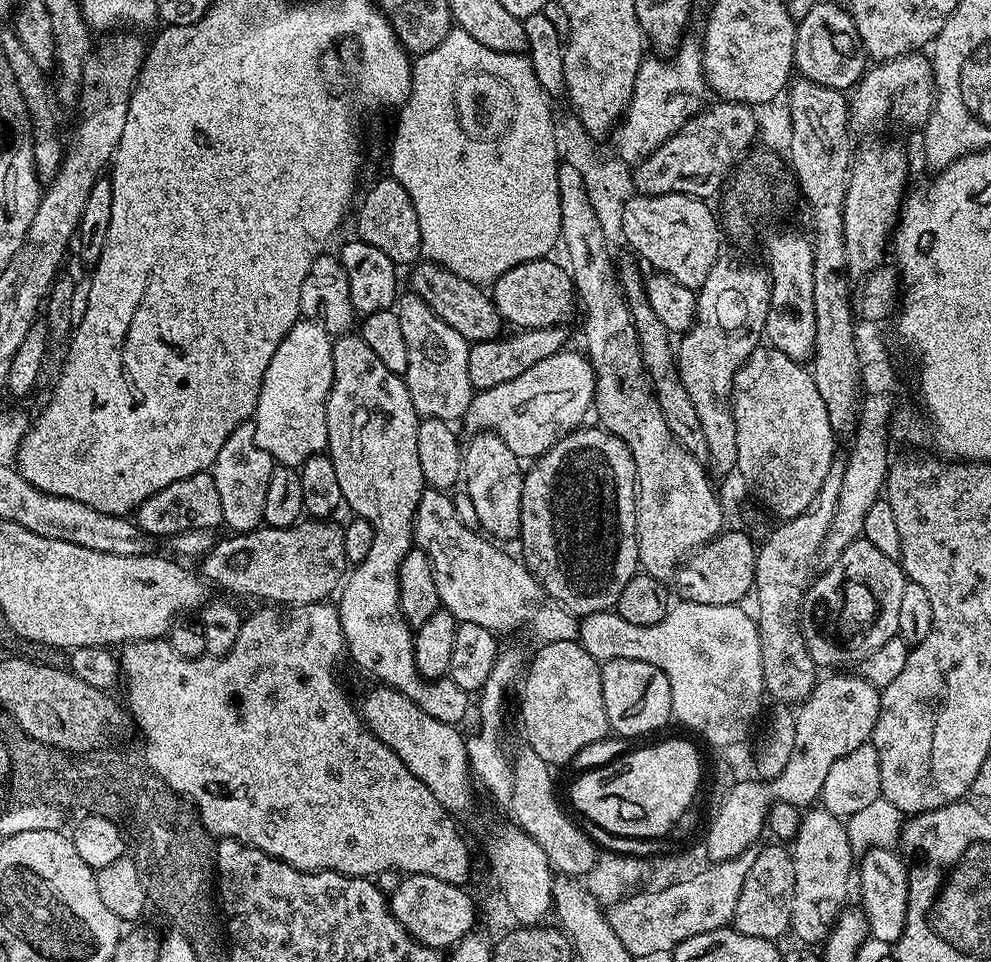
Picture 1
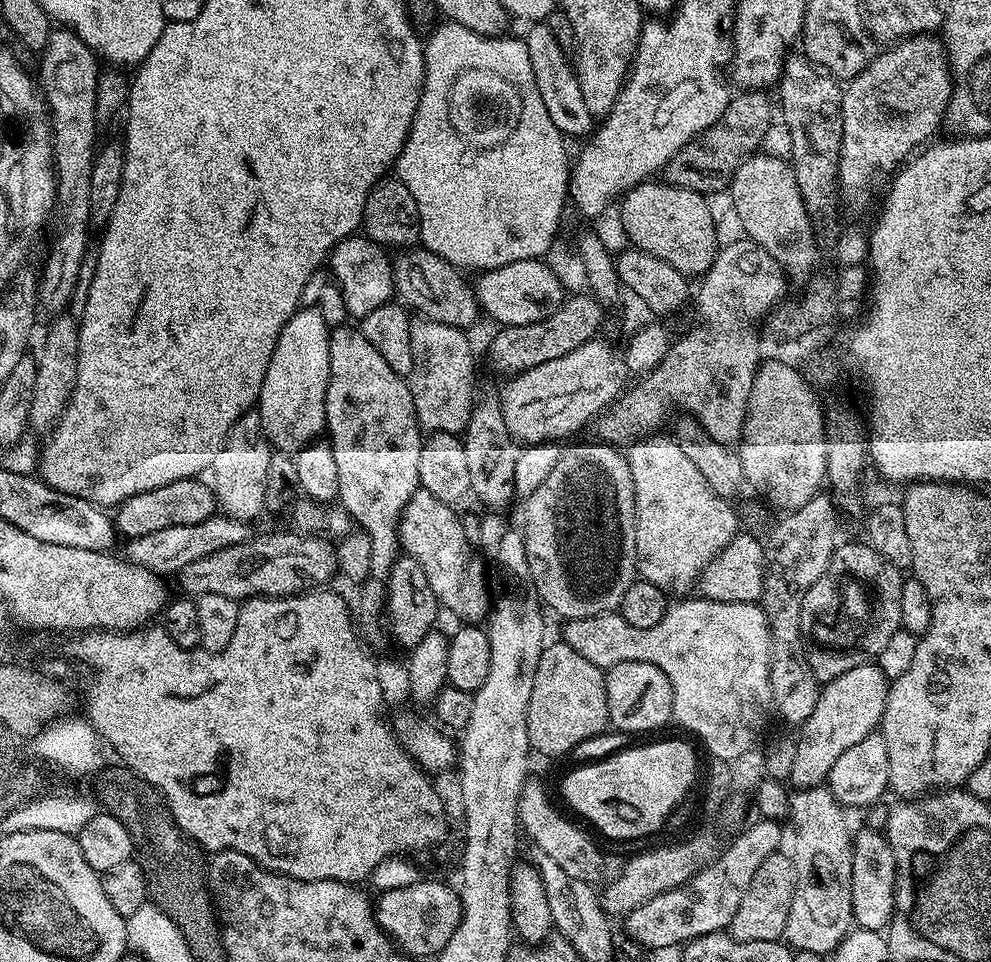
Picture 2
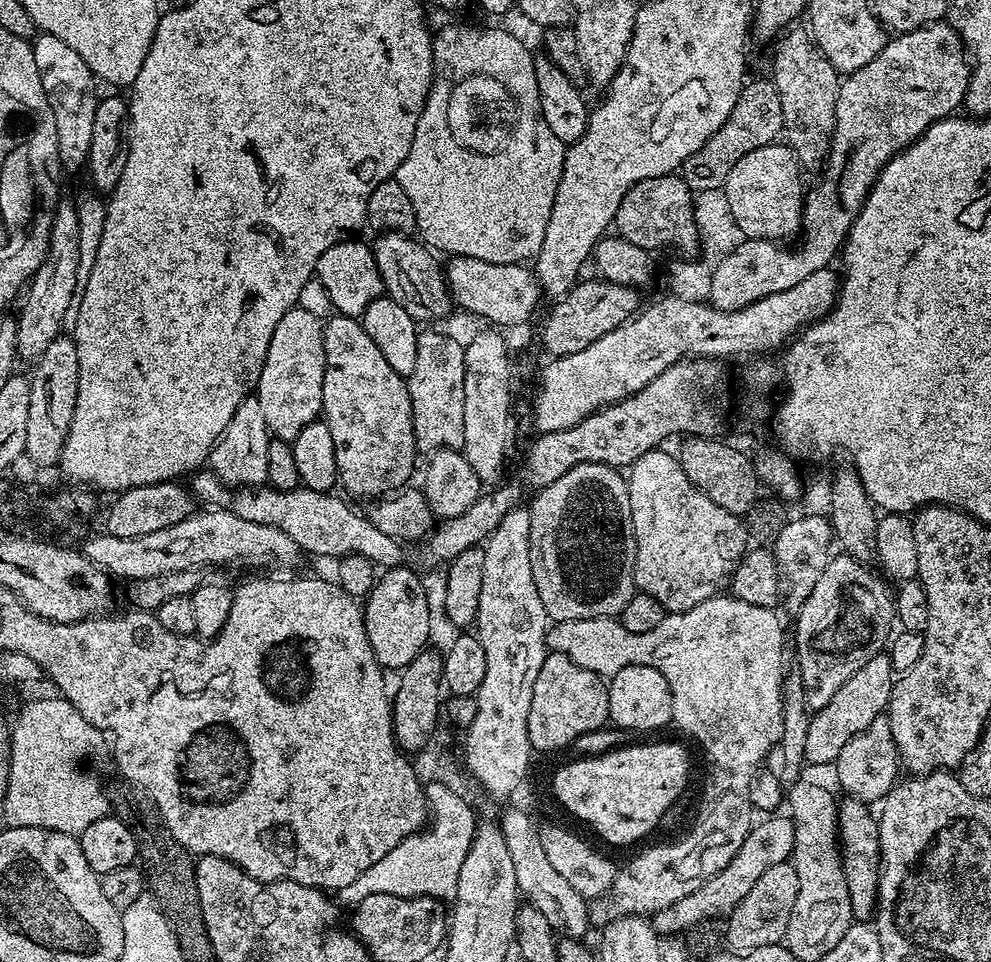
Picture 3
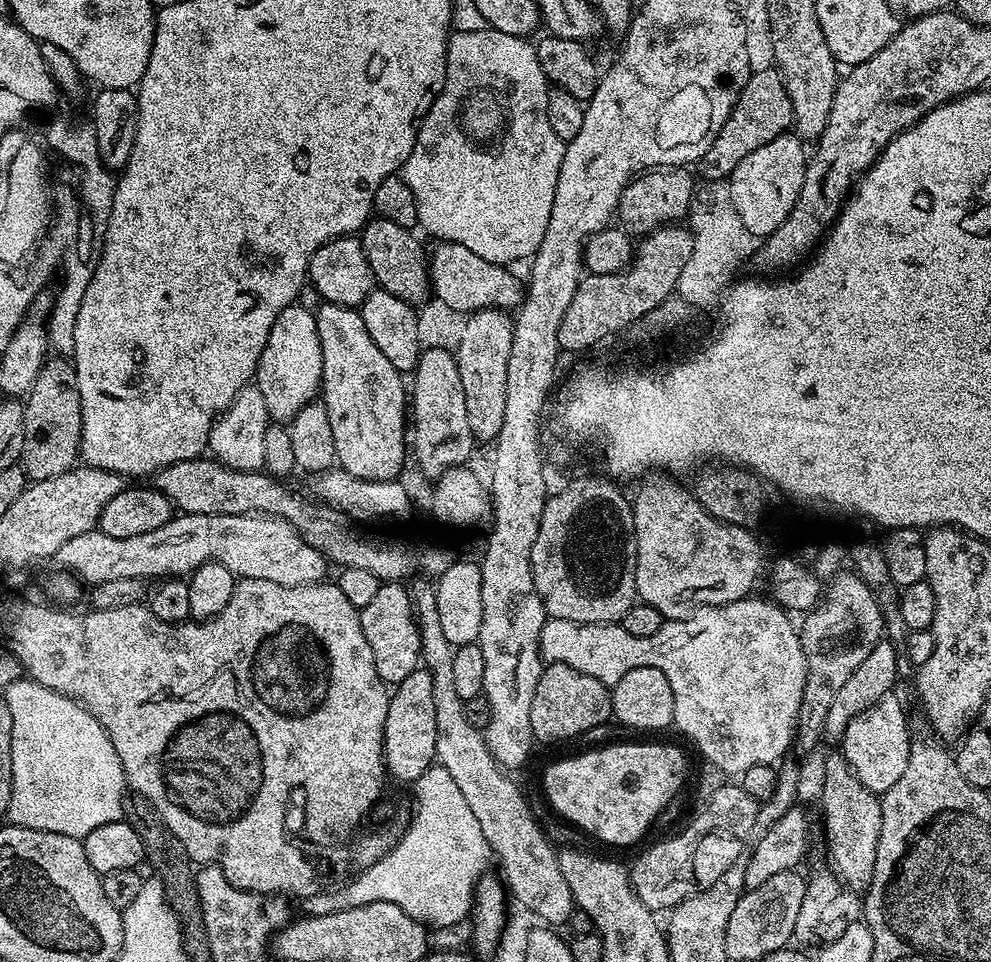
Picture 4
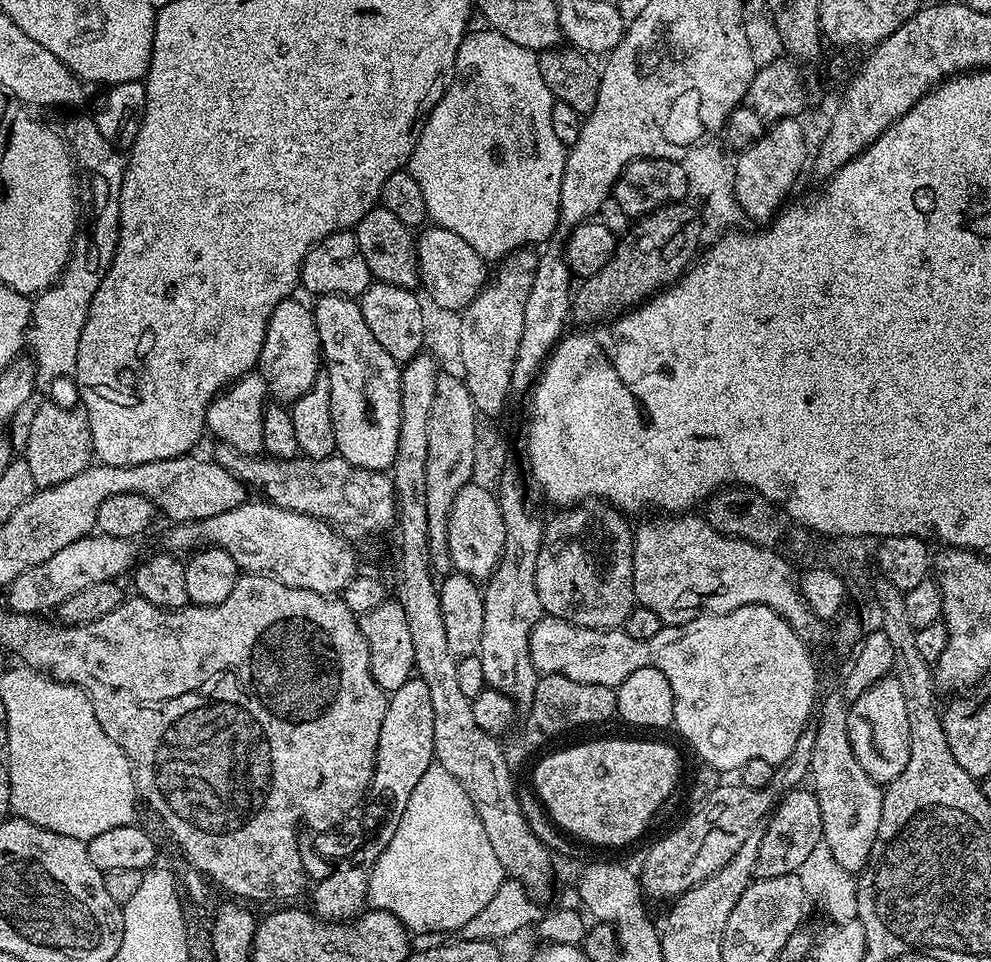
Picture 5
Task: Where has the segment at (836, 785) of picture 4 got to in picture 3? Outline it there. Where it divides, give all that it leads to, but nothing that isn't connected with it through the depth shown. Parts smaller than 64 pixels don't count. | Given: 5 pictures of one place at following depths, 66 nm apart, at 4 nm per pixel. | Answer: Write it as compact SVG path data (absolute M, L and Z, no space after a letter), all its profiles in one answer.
M844 798L839 801L839 845L841 862L849 886L850 910L860 922L873 919L876 891L880 886L880 821L863 800Z

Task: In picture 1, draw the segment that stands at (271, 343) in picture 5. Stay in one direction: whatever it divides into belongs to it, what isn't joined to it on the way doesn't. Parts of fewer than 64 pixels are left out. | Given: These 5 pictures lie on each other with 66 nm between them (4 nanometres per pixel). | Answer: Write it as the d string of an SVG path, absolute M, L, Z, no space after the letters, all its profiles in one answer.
M301 318L282 338L266 374L262 378L256 407L256 444L270 454L276 464L299 469L311 456L319 456L328 446L328 395L334 378L333 337L315 319Z

